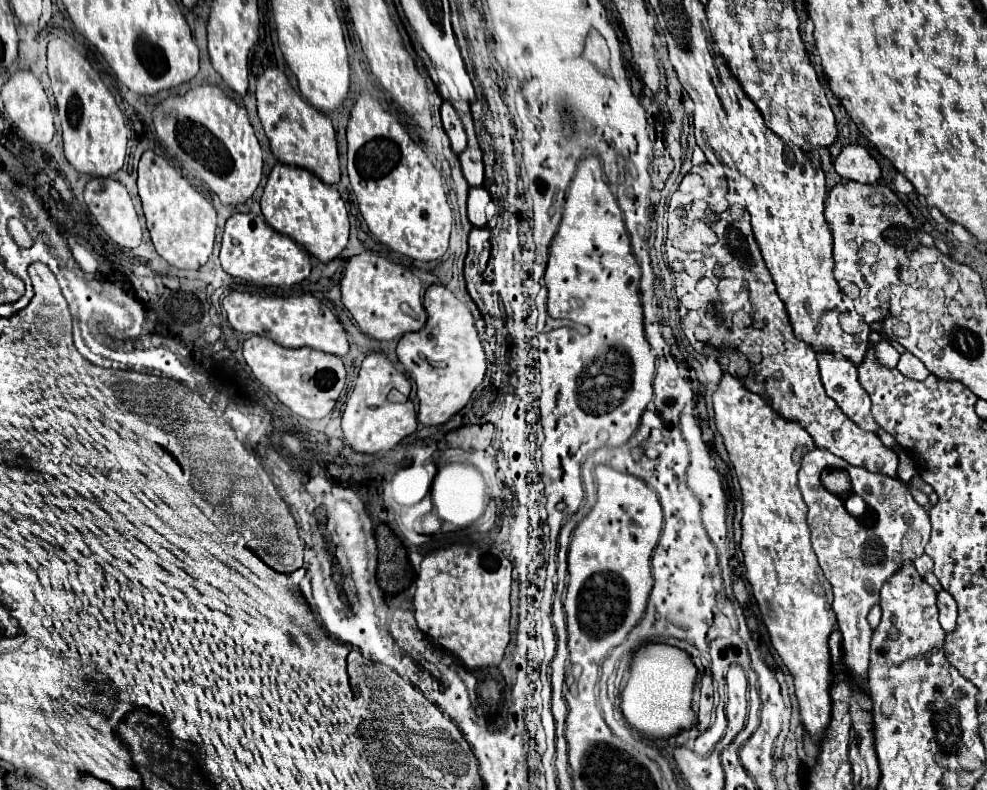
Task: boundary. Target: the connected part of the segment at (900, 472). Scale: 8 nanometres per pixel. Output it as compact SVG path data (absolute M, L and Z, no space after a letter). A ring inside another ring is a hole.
M899 449L897 451L897 455L899 455L899 469L897 469L897 477L903 481L903 483L909 483L909 479L917 473L917 469L915 469L915 461L909 457L909 453L907 451L903 451L903 449Z

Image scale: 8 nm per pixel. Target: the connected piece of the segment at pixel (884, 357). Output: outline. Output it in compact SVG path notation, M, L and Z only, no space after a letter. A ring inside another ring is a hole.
M883 339L879 345L875 345L875 351L877 351L879 363L883 363L883 365L887 365L887 367L895 367L895 365L897 365L897 361L899 361L899 351L897 351L891 343L887 343L885 339Z

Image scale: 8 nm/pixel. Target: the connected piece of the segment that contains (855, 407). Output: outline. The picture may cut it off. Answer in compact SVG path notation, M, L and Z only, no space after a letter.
M829 349L821 351L819 353L819 369L821 369L821 381L825 385L825 391L831 399L835 399L835 403L843 409L843 413L847 417L851 417L854 423L857 423L861 429L865 431L873 432L881 439L883 444L889 448L899 446L895 438L881 428L875 423L873 417L871 417L871 397L869 393L863 389L863 385L859 383L859 377L857 377L857 365L851 363L851 359L843 357L843 355L837 355Z

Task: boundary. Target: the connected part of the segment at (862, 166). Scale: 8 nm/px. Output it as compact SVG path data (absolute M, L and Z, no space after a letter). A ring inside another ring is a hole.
M847 145L835 159L835 171L843 179L855 179L861 183L875 183L881 175L877 161L861 145Z

